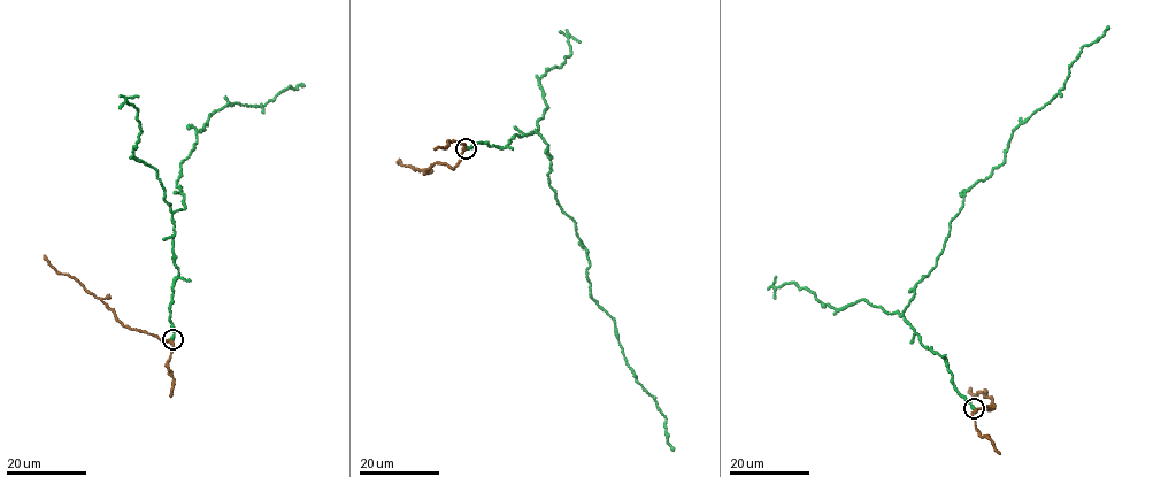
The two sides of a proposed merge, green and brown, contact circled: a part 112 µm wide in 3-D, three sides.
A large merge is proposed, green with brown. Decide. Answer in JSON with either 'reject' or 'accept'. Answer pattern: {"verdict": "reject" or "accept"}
{"verdict": "accept"}

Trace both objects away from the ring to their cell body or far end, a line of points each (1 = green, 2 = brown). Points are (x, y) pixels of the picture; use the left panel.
1: (173, 339), (178, 271), (171, 216), (185, 208), (176, 181), (197, 131), (228, 104), (262, 106), (304, 85)
2: (173, 340), (163, 343), (153, 335), (122, 323), (98, 298), (77, 281), (59, 274), (44, 255)

